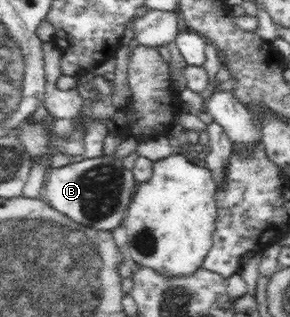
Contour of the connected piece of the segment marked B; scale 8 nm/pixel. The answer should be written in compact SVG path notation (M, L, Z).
M115 154L111 156L101 155L95 158L76 159L65 166L47 169L42 192L45 196L42 196L42 198L45 198L51 204L51 208L61 212L63 216L67 216L74 223L79 224L80 229L93 227L93 229L112 232L113 229L123 223L133 192L135 192L137 186L138 183L135 180L133 171L125 169L121 159L116 158Z

